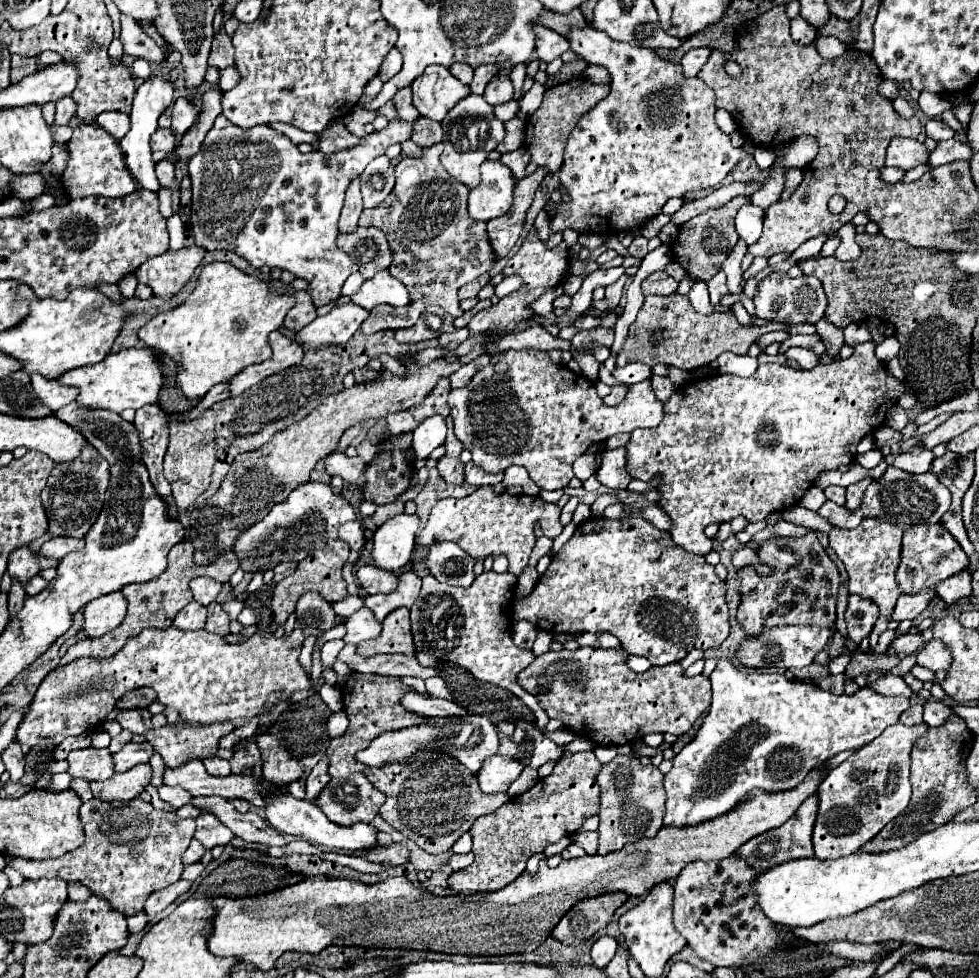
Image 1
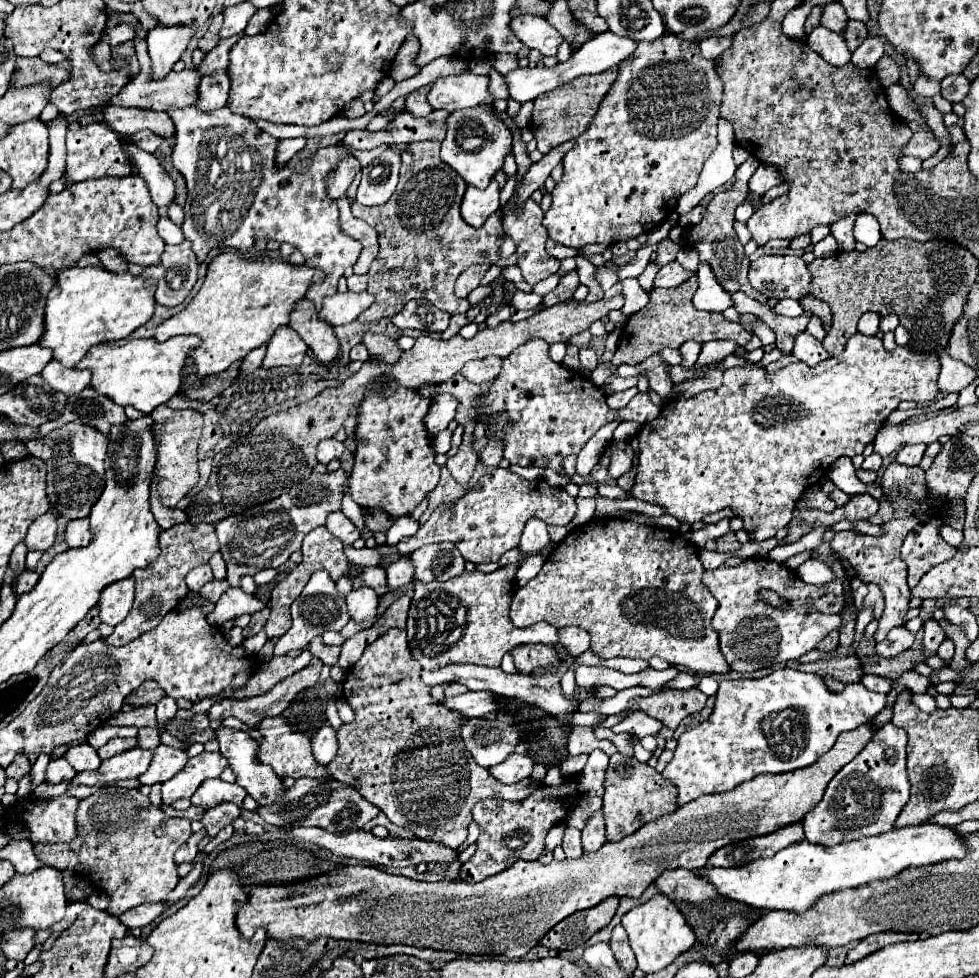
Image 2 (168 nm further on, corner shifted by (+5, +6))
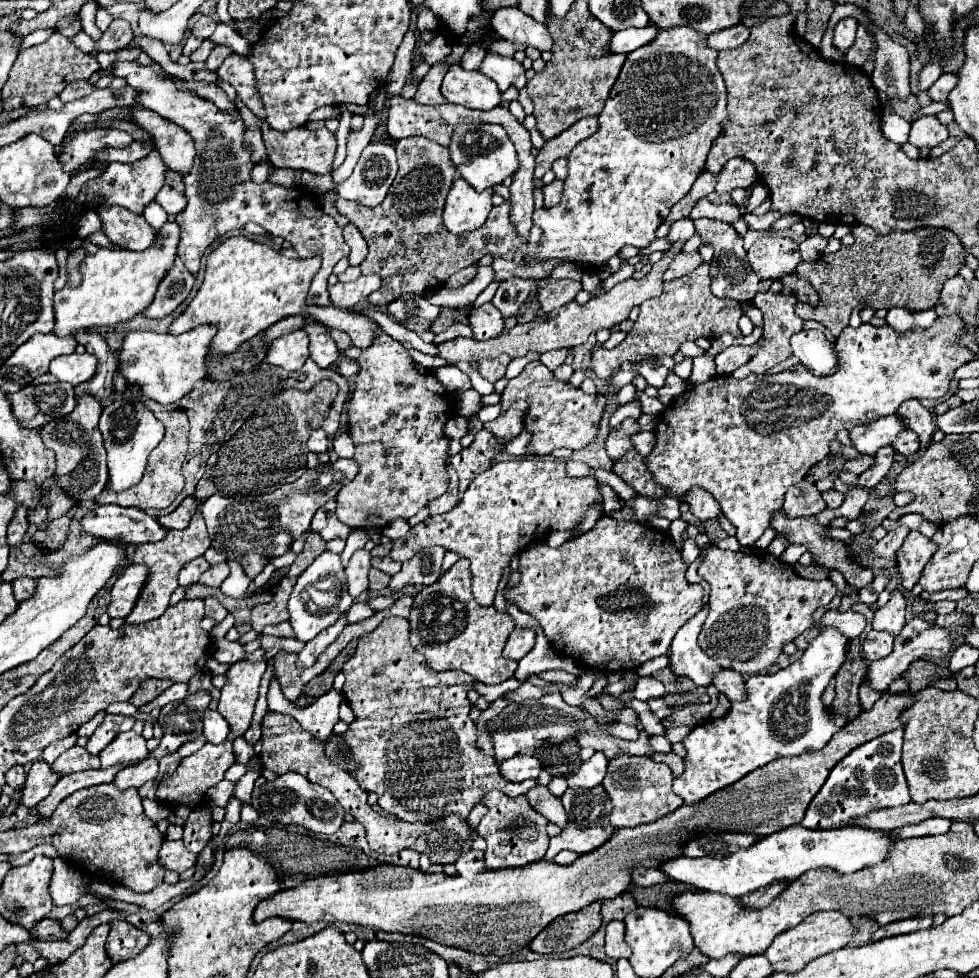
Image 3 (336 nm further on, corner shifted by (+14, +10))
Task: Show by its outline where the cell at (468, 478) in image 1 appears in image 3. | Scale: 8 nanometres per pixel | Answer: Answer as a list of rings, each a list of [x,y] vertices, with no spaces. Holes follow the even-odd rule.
[[[524,401],[522,403],[516,403],[516,405],[512,405],[512,409],[508,409],[506,415],[500,415],[498,419],[484,423],[484,429],[490,431],[500,443],[512,441],[524,429],[520,425],[520,417],[524,417],[524,409],[528,409],[528,405],[524,405]]]

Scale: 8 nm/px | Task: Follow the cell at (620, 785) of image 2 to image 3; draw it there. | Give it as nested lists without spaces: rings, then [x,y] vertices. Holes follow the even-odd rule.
[[[616,755],[608,761],[608,773],[602,781],[604,791],[608,793],[614,809],[610,815],[610,825],[614,829],[634,827],[642,823],[652,823],[672,811],[676,811],[684,801],[672,791],[672,771],[664,763],[656,763],[650,757],[634,757],[634,755]]]

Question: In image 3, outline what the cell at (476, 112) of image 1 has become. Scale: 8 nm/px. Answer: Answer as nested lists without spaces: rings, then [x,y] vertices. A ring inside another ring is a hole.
[[[480,123],[480,125],[456,125],[452,131],[452,141],[450,141],[450,161],[456,165],[460,171],[462,179],[466,179],[476,191],[484,191],[496,183],[502,183],[508,175],[516,171],[516,151],[514,145],[510,143],[506,131],[500,125],[490,125],[490,123]]]

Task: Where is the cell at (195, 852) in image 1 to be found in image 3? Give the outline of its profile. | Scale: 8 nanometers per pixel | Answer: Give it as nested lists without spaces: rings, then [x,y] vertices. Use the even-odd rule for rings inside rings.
[[[164,841],[162,849],[160,849],[160,863],[166,867],[166,869],[172,869],[172,871],[186,871],[188,867],[194,867],[196,865],[196,855],[190,853],[182,841]]]

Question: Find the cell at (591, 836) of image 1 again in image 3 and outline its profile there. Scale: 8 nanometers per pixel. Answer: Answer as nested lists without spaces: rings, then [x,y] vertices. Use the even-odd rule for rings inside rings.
[[[598,785],[594,789],[566,789],[564,795],[560,797],[560,801],[566,809],[568,825],[560,835],[550,839],[550,845],[548,845],[548,851],[544,857],[546,861],[552,861],[554,855],[562,849],[576,851],[576,853],[592,851],[612,835],[614,829],[608,825],[608,813],[612,813],[612,803],[608,801],[608,795],[604,793],[602,785]]]

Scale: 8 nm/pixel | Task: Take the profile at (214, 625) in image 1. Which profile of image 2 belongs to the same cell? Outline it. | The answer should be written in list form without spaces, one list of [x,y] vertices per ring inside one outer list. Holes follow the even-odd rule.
[[[213,579],[213,581],[209,581],[209,583],[201,589],[201,595],[203,595],[205,599],[209,599],[211,603],[217,603],[217,601],[219,601],[219,597],[221,597],[227,589],[229,589],[227,579],[223,579],[223,581]]]

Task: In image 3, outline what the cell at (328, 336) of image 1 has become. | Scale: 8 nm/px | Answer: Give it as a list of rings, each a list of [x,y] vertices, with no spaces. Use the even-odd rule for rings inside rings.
[[[362,275],[352,283],[336,283],[334,287],[328,287],[330,305],[338,309],[352,309],[356,303],[364,301],[378,287],[380,287],[380,277],[376,275]]]

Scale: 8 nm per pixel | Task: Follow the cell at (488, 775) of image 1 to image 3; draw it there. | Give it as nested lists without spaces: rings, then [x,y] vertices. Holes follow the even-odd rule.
[[[514,755],[500,763],[500,775],[508,781],[536,779],[540,773],[540,761],[532,755]]]

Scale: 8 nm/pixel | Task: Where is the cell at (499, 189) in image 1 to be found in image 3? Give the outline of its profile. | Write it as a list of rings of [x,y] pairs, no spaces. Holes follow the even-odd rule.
[[[464,179],[454,181],[444,205],[444,225],[452,233],[478,229],[480,225],[484,225],[492,209],[490,199],[492,189],[484,189],[482,193],[478,193]]]

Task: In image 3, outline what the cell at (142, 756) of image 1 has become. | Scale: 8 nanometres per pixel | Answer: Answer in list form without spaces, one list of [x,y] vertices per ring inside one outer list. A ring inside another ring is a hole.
[[[106,715],[104,723],[94,731],[94,735],[90,737],[86,749],[88,753],[92,755],[98,755],[116,735],[124,733],[124,731],[130,731],[134,725],[134,719],[130,717],[120,717],[120,715]]]

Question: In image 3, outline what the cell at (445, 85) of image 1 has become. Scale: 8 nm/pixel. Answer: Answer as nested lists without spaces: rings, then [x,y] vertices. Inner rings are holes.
[[[452,65],[442,83],[442,97],[446,103],[464,105],[470,109],[494,109],[500,105],[500,91],[496,83],[480,71],[466,71],[460,65]]]

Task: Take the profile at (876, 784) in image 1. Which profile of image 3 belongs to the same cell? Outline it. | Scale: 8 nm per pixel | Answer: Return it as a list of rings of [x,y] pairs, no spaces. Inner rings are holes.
[[[902,729],[888,731],[856,747],[840,763],[836,763],[826,783],[818,791],[818,795],[810,801],[800,825],[806,829],[838,829],[838,827],[846,827],[850,821],[858,821],[866,817],[872,809],[900,807],[904,803],[910,803],[908,785],[904,781],[904,773],[900,765],[902,737],[904,737]]]

